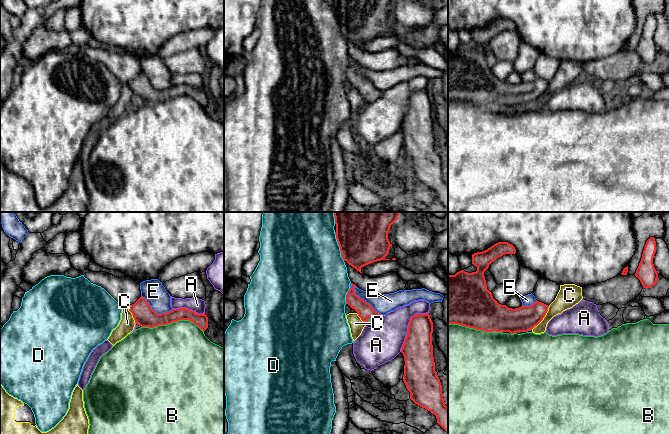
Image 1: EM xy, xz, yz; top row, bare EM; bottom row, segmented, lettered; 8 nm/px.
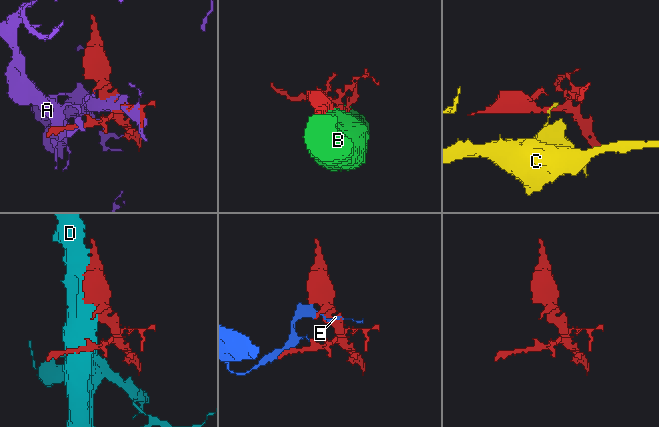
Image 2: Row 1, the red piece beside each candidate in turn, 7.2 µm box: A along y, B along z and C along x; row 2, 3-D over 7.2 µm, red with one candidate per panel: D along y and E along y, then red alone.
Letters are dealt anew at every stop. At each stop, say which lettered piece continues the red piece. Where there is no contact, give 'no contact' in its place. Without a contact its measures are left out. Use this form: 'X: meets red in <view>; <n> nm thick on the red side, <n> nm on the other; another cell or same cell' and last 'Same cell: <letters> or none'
A: meets red in xz; 240 nm thick on the red side, 300 nm on the other; another cell
B: meets red in xy; 170 nm thick on the red side, 480 nm on the other; another cell
C: meets red in yz; 200 nm thick on the red side, 170 nm on the other; another cell
D: meets red in xz; 440 nm thick on the red side, 500 nm on the other; another cell
E: meets red in xz; 130 nm thick on the red side, 160 nm on the other; another cell
Same cell: none

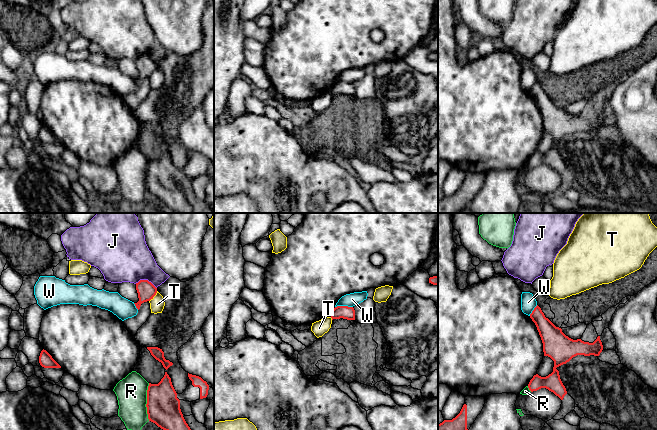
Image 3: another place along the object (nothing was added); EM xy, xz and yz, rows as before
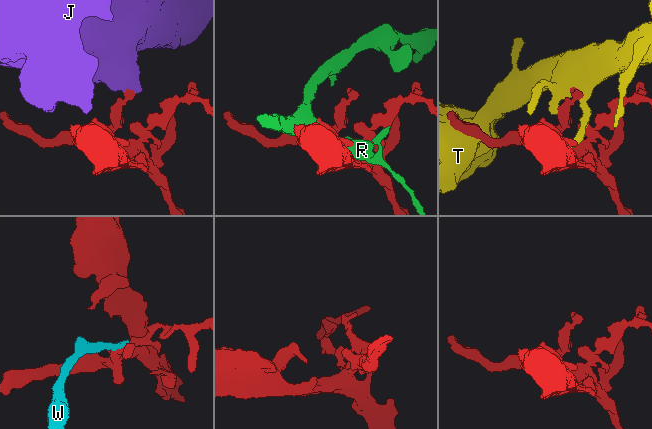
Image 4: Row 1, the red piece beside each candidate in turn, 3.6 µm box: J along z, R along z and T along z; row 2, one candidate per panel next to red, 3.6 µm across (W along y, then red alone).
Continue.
J: meets red in xy; 150 nm thick on the red side, 400 nm on the other; another cell
R: meets red in xy; 280 nm thick on the red side, 240 nm on the other; another cell
T: meets red in xy; 150 nm thick on the red side, 120 nm on the other; another cell
W: meets red in xz; 110 nm thick on the red side, 110 nm on the other; another cell
Same cell: none

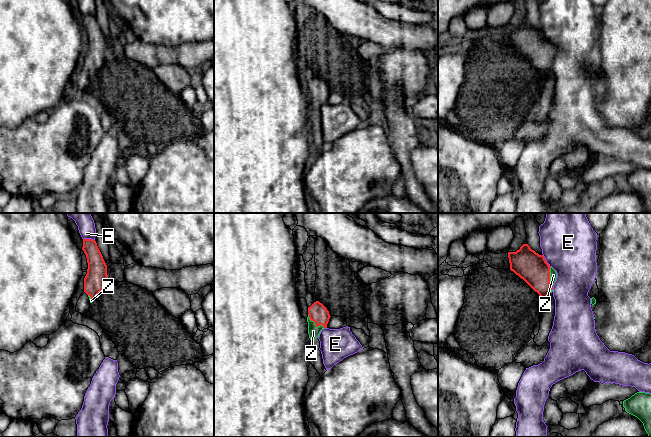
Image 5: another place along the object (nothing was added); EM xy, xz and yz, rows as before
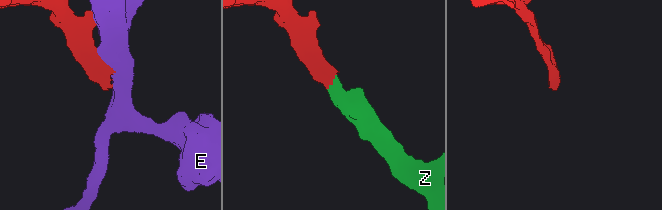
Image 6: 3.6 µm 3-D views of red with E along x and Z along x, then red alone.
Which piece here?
E: meets red in yz; 240 nm thick on the red side, 440 nm on the other; another cell
Z: meets red in xz; 150 nm thick on the red side, 90 nm on the other; same cell
Same cell: Z

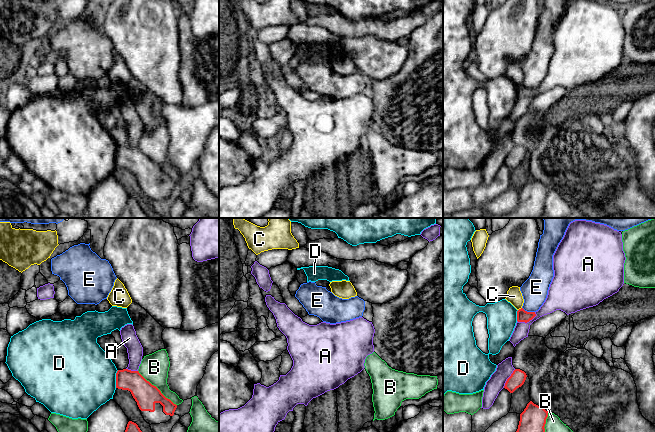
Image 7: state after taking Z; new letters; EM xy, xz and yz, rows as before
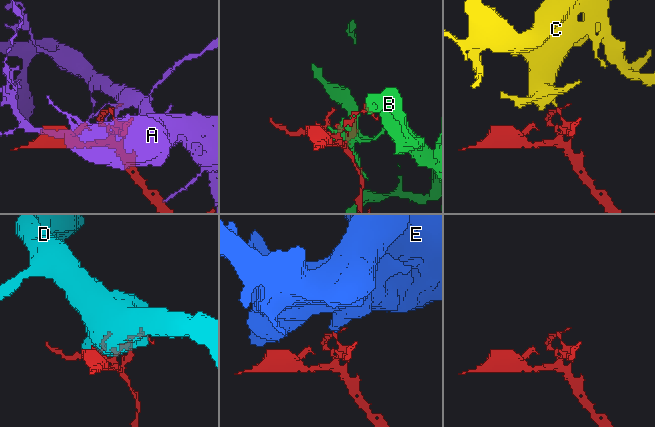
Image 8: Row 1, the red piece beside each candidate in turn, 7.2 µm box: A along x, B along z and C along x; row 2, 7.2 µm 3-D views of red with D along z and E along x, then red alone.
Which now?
A: meets red in yz; 100 nm thick on the red side, 120 nm on the other; another cell
B: meets red in xy; 190 nm thick on the red side, 220 nm on the other; another cell
C: meets red in yz; 100 nm thick on the red side, 120 nm on the other; another cell
D: meets red in xy; 180 nm thick on the red side, 500 nm on the other; another cell
E: meets red in yz; 100 nm thick on the red side, 220 nm on the other; another cell
Same cell: none

